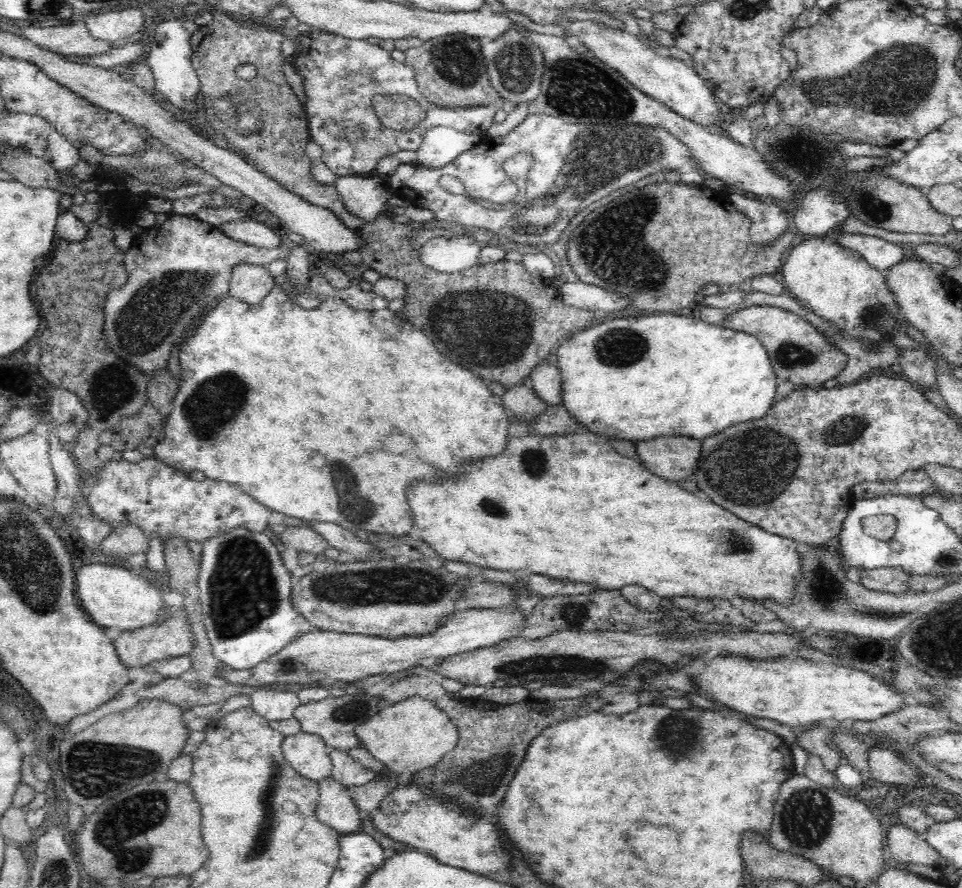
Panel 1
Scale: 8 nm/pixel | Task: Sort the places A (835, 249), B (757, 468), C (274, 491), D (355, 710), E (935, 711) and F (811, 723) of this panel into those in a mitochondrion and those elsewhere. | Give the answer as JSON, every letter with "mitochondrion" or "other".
{"A":"other","B":"mitochondrion","C":"other","D":"mitochondrion","E":"other","F":"other"}

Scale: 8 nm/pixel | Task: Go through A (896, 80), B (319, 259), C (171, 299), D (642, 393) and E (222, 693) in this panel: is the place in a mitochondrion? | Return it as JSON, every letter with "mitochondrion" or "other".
{"A":"mitochondrion","B":"other","C":"mitochondrion","D":"other","E":"other"}

